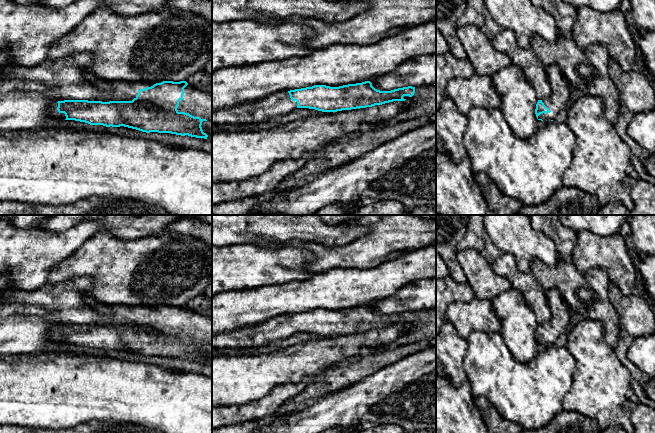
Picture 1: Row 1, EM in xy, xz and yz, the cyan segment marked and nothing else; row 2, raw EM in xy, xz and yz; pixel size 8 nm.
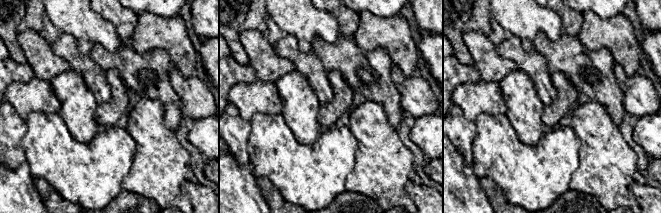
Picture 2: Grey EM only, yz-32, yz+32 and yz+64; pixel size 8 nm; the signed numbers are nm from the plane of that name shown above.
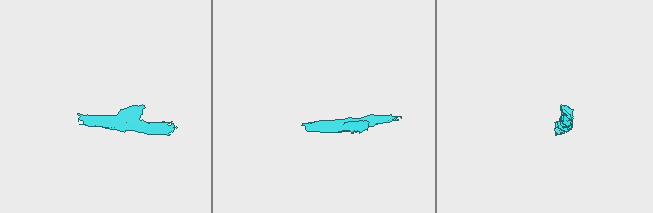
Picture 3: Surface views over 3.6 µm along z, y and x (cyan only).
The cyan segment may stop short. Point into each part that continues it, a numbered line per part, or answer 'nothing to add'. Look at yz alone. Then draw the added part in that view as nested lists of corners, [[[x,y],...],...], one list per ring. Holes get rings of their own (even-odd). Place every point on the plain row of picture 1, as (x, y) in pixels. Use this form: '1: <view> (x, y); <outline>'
1: yz (560, 312); [[[557,289],[545,291],[545,294],[550,307],[551,318],[542,323],[542,326],[551,336],[540,338],[538,343],[548,347],[554,344],[556,339],[566,331],[570,321],[570,308]]]

